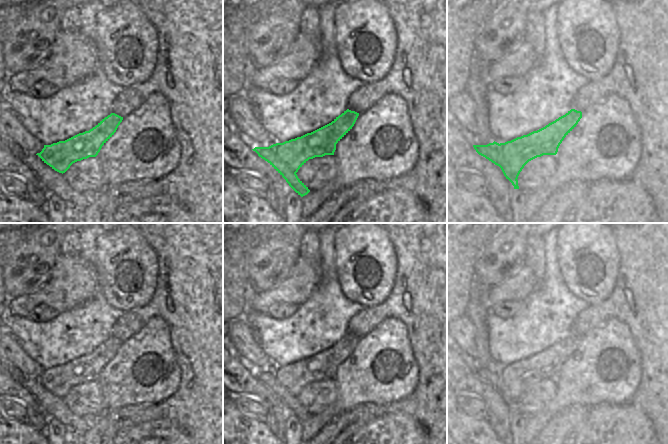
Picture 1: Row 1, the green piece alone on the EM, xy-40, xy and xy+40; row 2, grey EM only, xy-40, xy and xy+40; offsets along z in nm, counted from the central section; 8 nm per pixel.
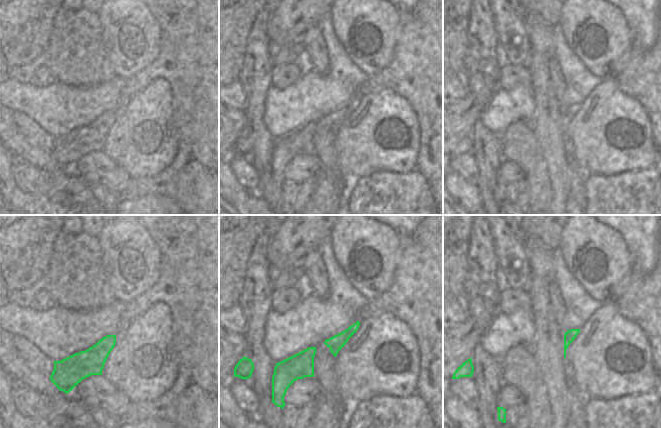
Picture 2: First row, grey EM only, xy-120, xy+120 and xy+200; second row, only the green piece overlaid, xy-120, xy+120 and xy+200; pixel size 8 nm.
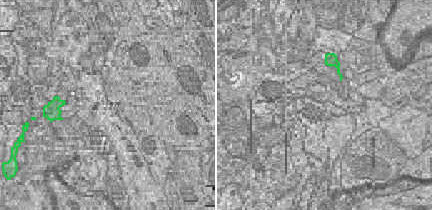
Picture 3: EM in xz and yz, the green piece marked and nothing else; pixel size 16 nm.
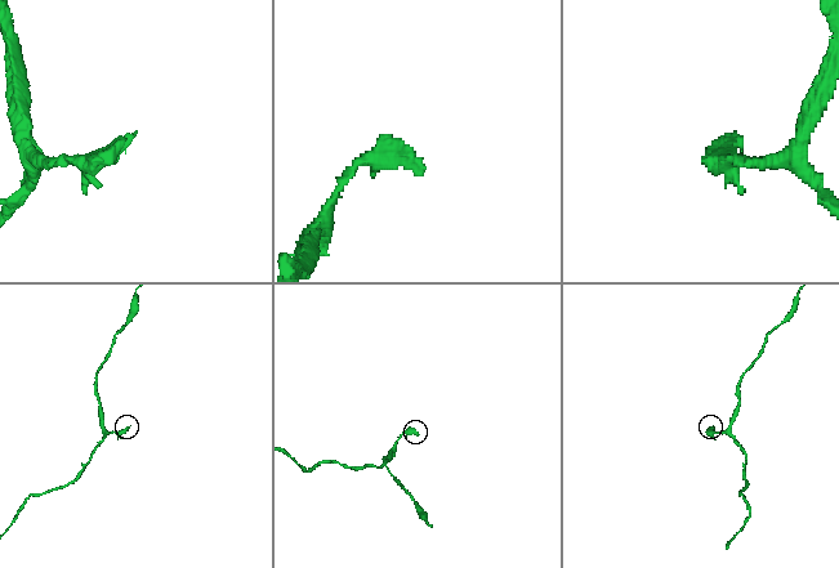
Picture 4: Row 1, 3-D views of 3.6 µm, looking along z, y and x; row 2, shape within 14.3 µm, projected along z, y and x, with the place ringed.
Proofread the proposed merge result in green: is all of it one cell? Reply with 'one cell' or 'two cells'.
one cell

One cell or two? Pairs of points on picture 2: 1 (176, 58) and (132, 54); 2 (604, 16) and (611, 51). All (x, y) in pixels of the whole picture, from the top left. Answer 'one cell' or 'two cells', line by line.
1: two cells
2: one cell

